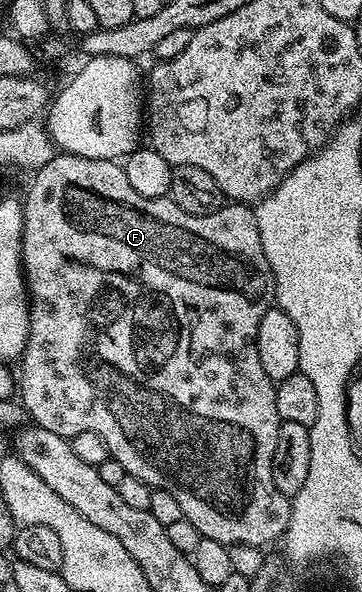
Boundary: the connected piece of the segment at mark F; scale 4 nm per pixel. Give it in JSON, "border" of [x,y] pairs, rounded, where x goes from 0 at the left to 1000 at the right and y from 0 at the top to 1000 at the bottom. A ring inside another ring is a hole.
{"border":[[[160,257],[152,258],[149,267],[133,272],[133,277],[122,277],[108,287],[91,289],[86,301],[94,302],[83,307],[83,323],[75,324],[72,334],[66,333],[61,341],[61,363],[66,365],[61,461],[72,466],[72,488],[83,512],[83,561],[72,576],[72,593],[55,606],[55,620],[61,618],[55,677],[64,689],[72,691],[80,711],[133,730],[155,730],[155,736],[169,740],[196,740],[210,736],[210,730],[268,730],[287,742],[287,750],[298,750],[304,770],[331,784],[343,784],[354,801],[376,804],[376,811],[398,811],[398,818],[409,818],[428,828],[475,831],[475,840],[497,851],[503,873],[519,878],[519,885],[530,885],[530,892],[541,892],[541,899],[552,899],[575,912],[608,912],[608,919],[630,924],[685,919],[727,926],[743,924],[743,916],[757,916],[765,909],[771,914],[796,892],[804,850],[804,843],[787,841],[762,824],[762,811],[751,811],[751,764],[762,764],[762,730],[773,730],[782,709],[762,696],[762,662],[757,660],[762,647],[746,640],[740,628],[729,628],[729,620],[718,615],[718,595],[707,588],[707,568],[718,554],[718,541],[729,541],[729,527],[751,522],[757,510],[757,468],[740,446],[740,432],[729,432],[729,412],[718,412],[718,385],[707,385],[707,365],[699,353],[680,345],[619,345],[605,355],[575,365],[530,365],[519,358],[508,358],[508,351],[497,351],[467,331],[453,334],[387,331],[387,324],[376,324],[376,318],[365,318],[365,311],[354,311],[345,285],[323,272],[298,267],[235,267],[232,264]]]}

